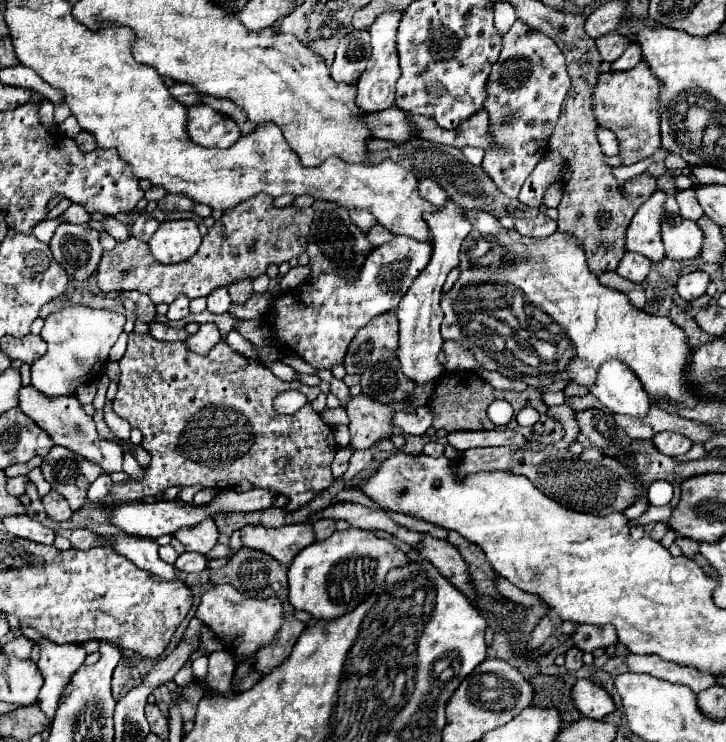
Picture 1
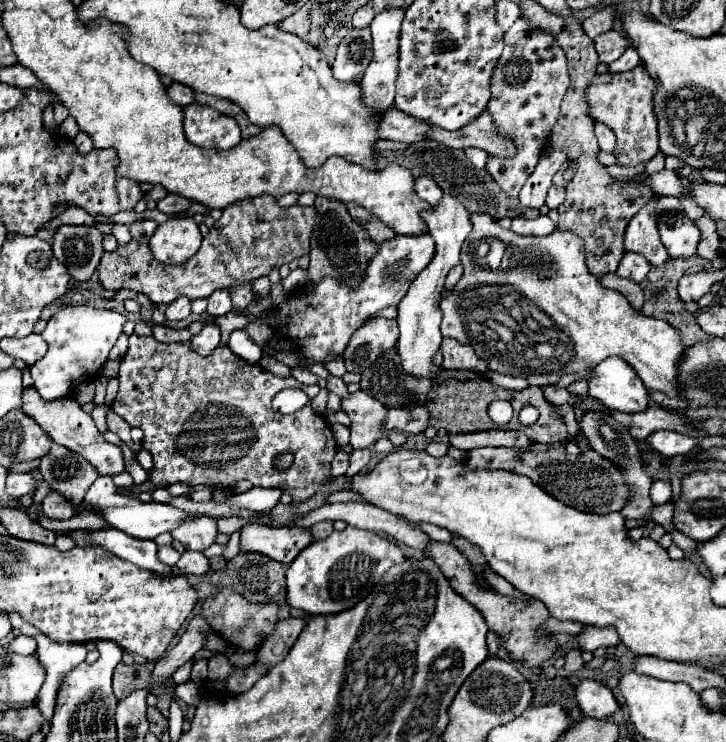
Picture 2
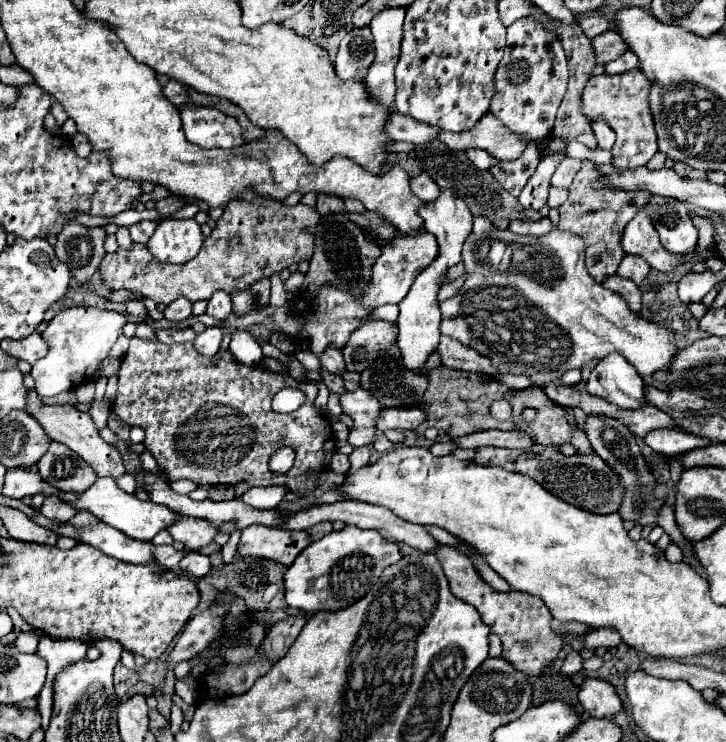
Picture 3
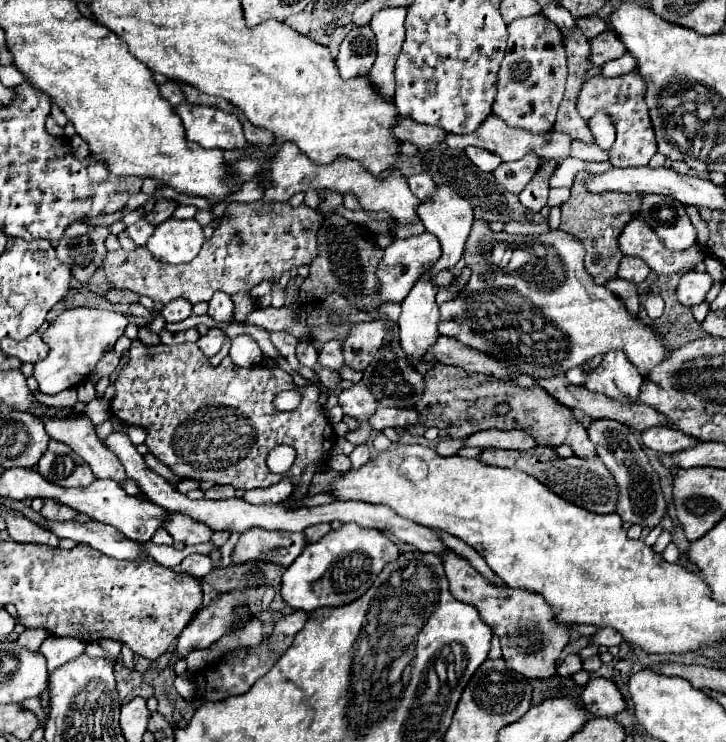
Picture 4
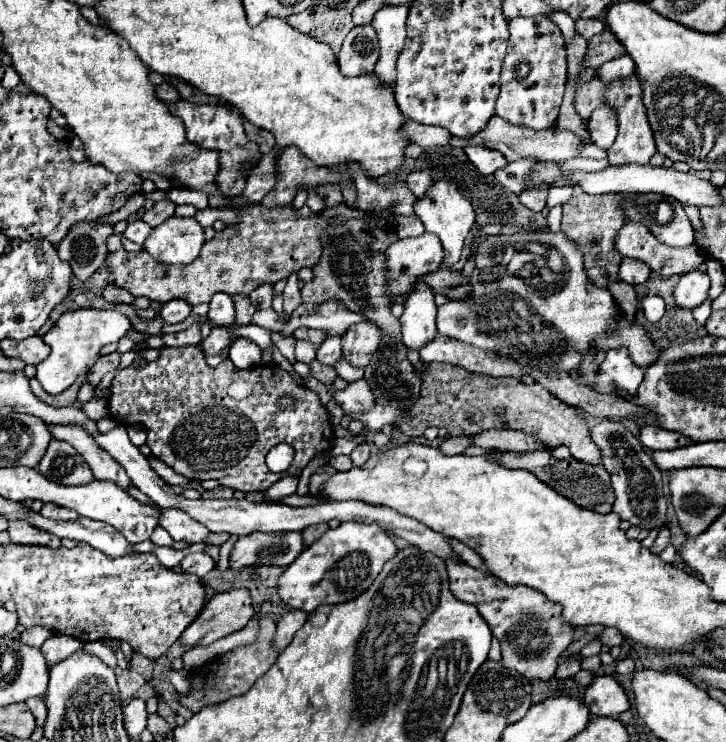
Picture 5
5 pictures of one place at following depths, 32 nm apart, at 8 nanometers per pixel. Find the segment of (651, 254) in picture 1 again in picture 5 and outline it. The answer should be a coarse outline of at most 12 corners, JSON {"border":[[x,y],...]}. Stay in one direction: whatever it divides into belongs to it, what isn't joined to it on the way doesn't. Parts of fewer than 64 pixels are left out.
{"border":[[624,224],[620,256],[666,278],[704,262],[698,246],[668,248],[644,224]]}

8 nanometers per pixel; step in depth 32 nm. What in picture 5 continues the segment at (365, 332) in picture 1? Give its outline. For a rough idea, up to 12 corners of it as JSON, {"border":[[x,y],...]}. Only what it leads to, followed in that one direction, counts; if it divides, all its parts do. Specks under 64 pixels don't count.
{"border":[[372,322],[352,324],[342,336],[342,356],[366,368],[380,344]]}

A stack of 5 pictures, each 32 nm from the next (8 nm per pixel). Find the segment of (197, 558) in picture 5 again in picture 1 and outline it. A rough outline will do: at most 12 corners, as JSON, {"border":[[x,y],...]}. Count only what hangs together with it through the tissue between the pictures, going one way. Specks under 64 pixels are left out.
{"border":[[184,552],[176,560],[180,572],[202,572],[208,558],[198,552]]}

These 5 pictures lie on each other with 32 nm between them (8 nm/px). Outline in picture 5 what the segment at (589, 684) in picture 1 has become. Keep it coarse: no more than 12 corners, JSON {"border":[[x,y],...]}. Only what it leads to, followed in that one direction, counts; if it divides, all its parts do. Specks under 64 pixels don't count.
{"border":[[596,676],[584,696],[592,716],[630,708],[614,676]]}

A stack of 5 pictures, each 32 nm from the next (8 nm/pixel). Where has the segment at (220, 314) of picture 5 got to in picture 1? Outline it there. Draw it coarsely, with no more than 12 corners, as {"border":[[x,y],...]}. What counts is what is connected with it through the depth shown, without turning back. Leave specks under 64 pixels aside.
{"border":[[226,288],[208,296],[208,312],[226,314],[232,300]]}

